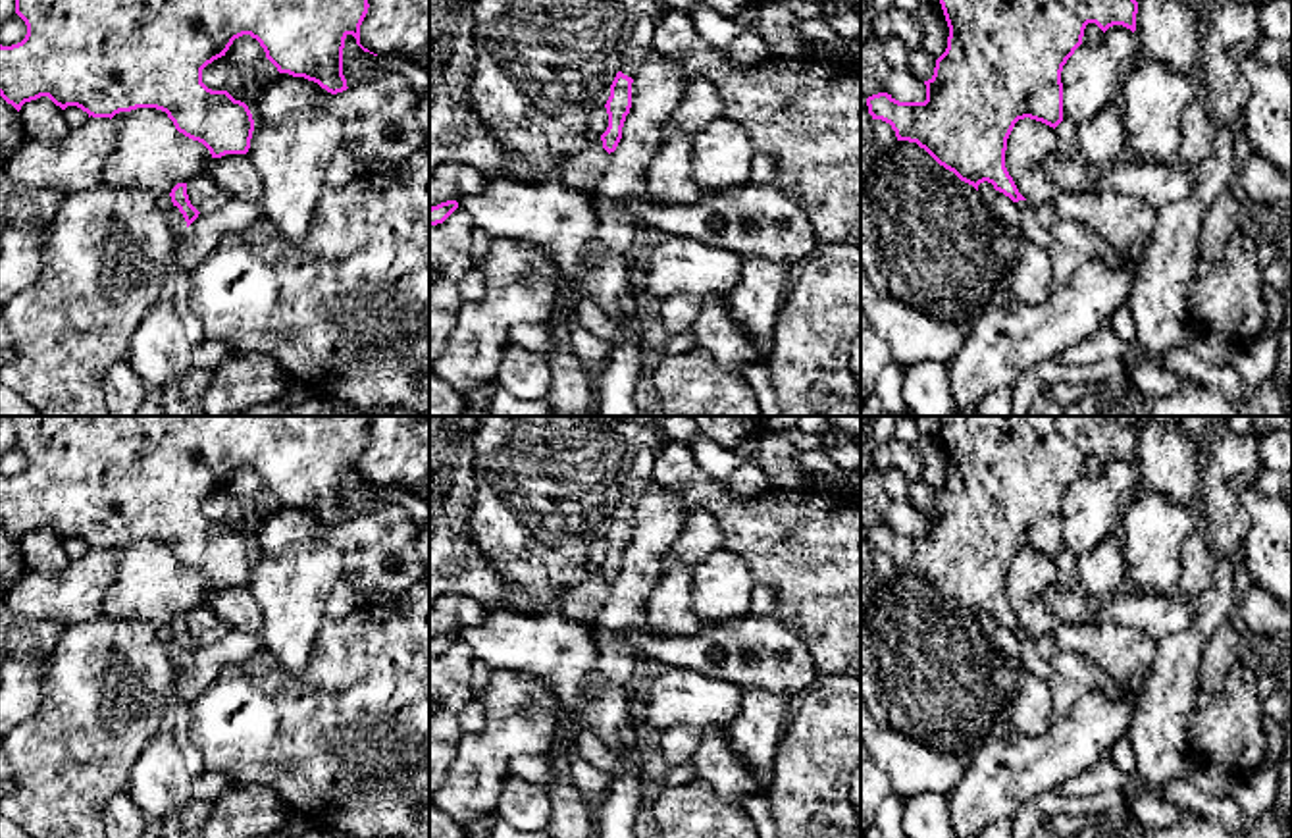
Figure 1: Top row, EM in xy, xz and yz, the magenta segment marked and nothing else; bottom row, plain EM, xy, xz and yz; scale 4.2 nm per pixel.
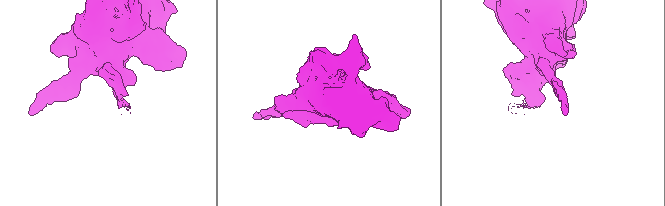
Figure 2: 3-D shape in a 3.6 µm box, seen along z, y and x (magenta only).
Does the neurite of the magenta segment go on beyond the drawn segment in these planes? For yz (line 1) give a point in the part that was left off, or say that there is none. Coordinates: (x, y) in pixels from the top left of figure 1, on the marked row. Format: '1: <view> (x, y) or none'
1: none

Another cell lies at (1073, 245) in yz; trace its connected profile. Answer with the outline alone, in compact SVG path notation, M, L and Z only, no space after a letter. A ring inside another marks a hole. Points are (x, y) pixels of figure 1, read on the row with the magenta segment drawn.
M1055 220L1049 225L1051 243L1046 249L1055 283L1065 283L1092 260L1111 260L1117 250L1099 233L1076 220Z

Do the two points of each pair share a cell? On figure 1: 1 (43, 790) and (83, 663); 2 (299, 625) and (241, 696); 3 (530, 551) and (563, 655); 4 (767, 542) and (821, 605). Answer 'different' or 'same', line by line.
1: same
2: different
3: different
4: same

